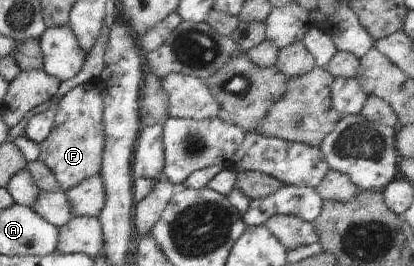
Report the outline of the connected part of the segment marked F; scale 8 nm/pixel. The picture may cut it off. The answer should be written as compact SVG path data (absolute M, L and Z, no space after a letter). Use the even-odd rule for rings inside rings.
M94 82L78 85L60 98L48 138L39 144L38 161L54 173L62 191L66 192L83 180L101 172L105 145L103 131L103 96Z

